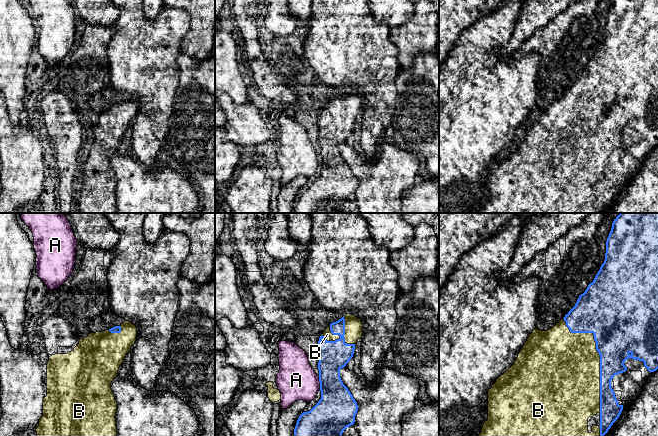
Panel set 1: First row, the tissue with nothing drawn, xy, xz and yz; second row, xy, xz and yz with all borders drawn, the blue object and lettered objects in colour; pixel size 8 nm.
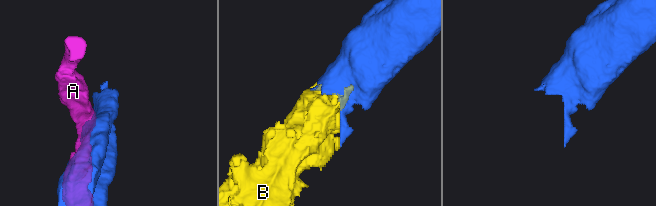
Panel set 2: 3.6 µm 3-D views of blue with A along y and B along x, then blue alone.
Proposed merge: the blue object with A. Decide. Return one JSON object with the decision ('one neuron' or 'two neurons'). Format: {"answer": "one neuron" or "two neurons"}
{"answer": "two neurons"}

